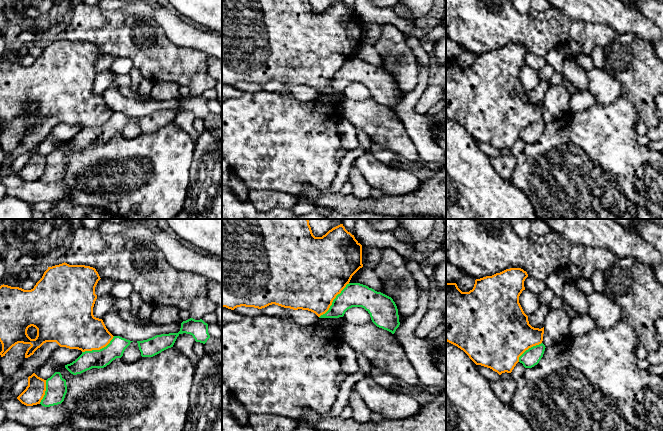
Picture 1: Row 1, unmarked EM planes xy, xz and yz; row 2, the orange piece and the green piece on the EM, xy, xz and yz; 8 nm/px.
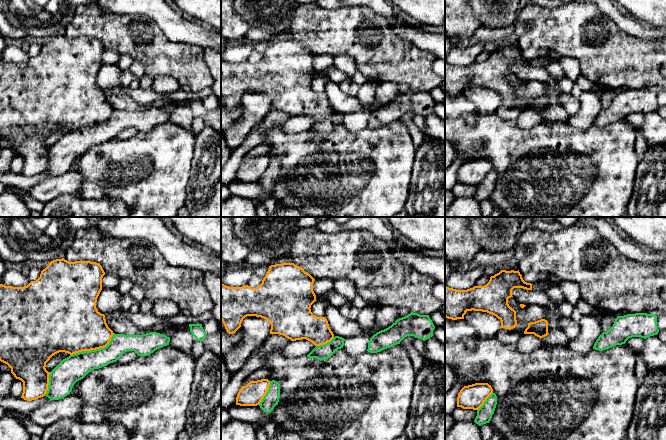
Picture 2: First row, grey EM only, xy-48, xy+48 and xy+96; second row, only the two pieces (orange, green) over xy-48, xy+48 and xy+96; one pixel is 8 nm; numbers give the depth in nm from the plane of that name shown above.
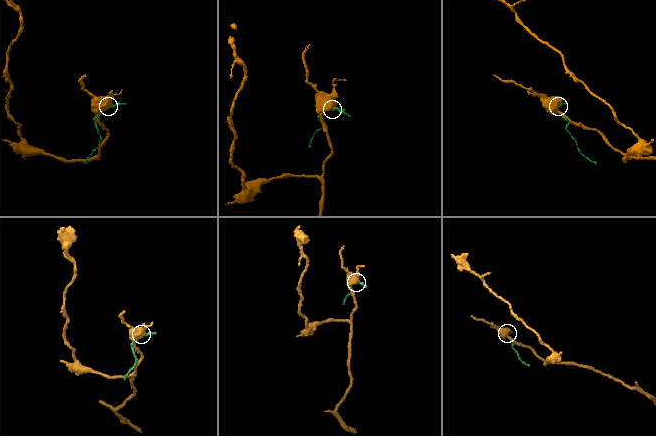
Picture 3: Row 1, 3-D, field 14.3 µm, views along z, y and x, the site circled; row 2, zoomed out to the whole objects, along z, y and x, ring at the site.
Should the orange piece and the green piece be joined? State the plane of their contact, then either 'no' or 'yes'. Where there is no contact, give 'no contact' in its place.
meets orange in xz; no

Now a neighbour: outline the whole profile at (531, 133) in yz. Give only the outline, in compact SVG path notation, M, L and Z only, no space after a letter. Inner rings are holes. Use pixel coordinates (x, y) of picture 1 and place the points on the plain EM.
M543 119L529 124L519 133L519 138L522 139L525 144L534 143L543 133L545 124Z

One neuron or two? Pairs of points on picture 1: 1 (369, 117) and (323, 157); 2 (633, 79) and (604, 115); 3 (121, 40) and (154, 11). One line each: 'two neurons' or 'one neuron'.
1: two neurons
2: two neurons
3: two neurons

